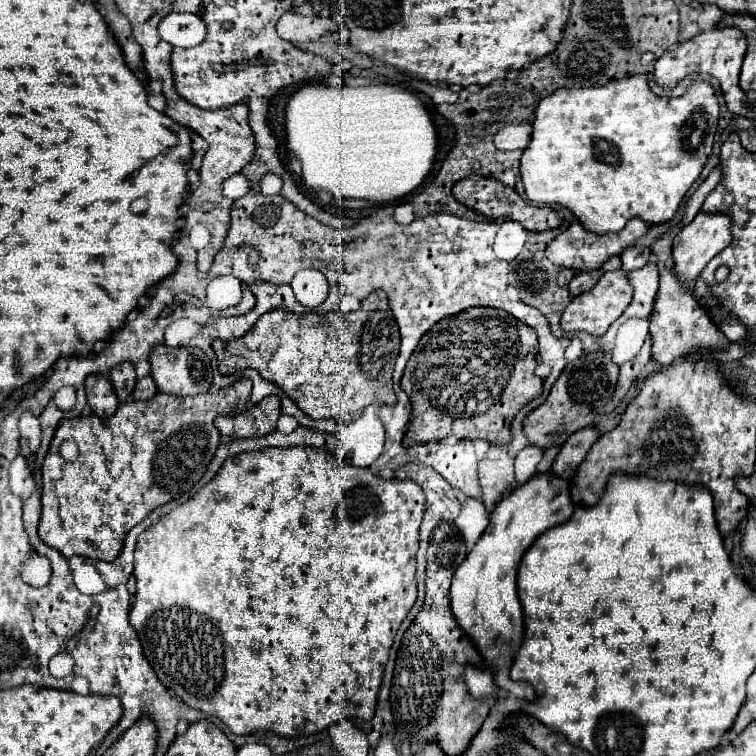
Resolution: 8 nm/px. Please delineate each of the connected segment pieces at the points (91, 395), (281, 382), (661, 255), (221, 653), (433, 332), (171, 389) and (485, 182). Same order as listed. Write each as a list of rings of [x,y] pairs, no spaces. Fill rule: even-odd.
[[[104,375],[86,377],[86,395],[88,395],[88,405],[100,417],[112,415],[118,407],[118,397],[114,393],[114,387],[110,379]]]
[[[372,291],[360,305],[360,311],[352,313],[338,313],[328,311],[324,315],[320,313],[294,313],[284,309],[272,309],[264,313],[256,325],[248,331],[248,335],[242,335],[238,339],[220,341],[216,339],[212,343],[212,349],[218,359],[218,369],[222,375],[252,367],[256,369],[264,379],[276,383],[296,405],[306,411],[312,419],[328,419],[338,417],[344,413],[360,413],[370,403],[386,403],[394,405],[396,395],[392,389],[392,369],[396,363],[398,347],[400,347],[400,335],[398,325],[390,317],[388,299],[384,291]]]
[[[718,163],[710,171],[710,175],[700,183],[700,187],[686,199],[682,219],[666,235],[660,235],[652,245],[652,253],[658,259],[660,289],[658,289],[658,295],[656,295],[656,305],[654,305],[654,313],[652,313],[652,321],[650,321],[650,335],[652,335],[652,357],[660,365],[670,365],[674,359],[680,359],[684,353],[692,353],[692,351],[698,351],[700,348],[726,350],[730,345],[730,341],[712,323],[706,309],[700,307],[700,303],[694,299],[690,287],[686,283],[682,283],[682,281],[676,281],[676,277],[672,275],[672,253],[670,253],[676,233],[696,217],[696,213],[700,211],[700,205],[704,203],[706,195],[718,185],[720,175],[722,175],[720,171],[722,171],[722,165]],[[712,331],[716,331],[716,333],[712,333]]]
[[[270,447],[230,455],[214,479],[192,499],[174,507],[170,513],[162,515],[158,523],[138,535],[134,551],[136,593],[130,609],[130,623],[142,641],[146,659],[158,679],[186,705],[220,717],[236,735],[266,729],[280,737],[304,737],[344,719],[370,721],[374,717],[376,695],[394,635],[416,603],[414,555],[418,551],[418,529],[424,517],[424,507],[426,499],[418,483],[410,479],[382,479],[368,467],[344,463],[318,447]]]
[[[472,307],[472,309],[466,309],[466,311],[460,311],[452,317],[444,317],[440,319],[418,343],[418,347],[414,349],[414,353],[410,355],[408,363],[406,363],[406,369],[404,369],[404,375],[402,375],[402,381],[404,385],[414,385],[412,387],[412,393],[410,393],[410,401],[412,401],[412,419],[408,423],[408,431],[404,435],[404,445],[410,447],[414,443],[428,443],[428,441],[434,441],[434,439],[446,439],[448,435],[456,435],[458,439],[486,439],[488,443],[492,445],[506,445],[510,443],[510,423],[516,415],[516,409],[520,409],[522,405],[526,405],[528,401],[532,401],[534,397],[538,397],[542,393],[542,379],[534,375],[534,369],[536,369],[536,331],[532,331],[532,327],[526,327],[524,323],[520,323],[516,317],[508,315],[506,311],[502,309],[492,309],[492,307]],[[442,357],[458,357],[458,363],[444,363],[440,361]]]
[[[154,345],[150,353],[150,375],[156,381],[158,389],[172,395],[198,395],[210,389],[212,385],[212,367],[208,355],[198,347],[170,347]]]
[[[470,175],[462,181],[458,181],[452,189],[452,195],[464,203],[466,207],[474,209],[476,213],[480,215],[486,215],[488,219],[512,219],[512,221],[518,221],[522,223],[524,229],[530,229],[530,231],[546,231],[546,229],[556,229],[560,227],[562,223],[562,217],[556,209],[552,207],[536,207],[536,205],[530,205],[526,203],[512,187],[506,187],[502,185],[500,181],[492,179],[492,177],[482,177],[482,175]]]

